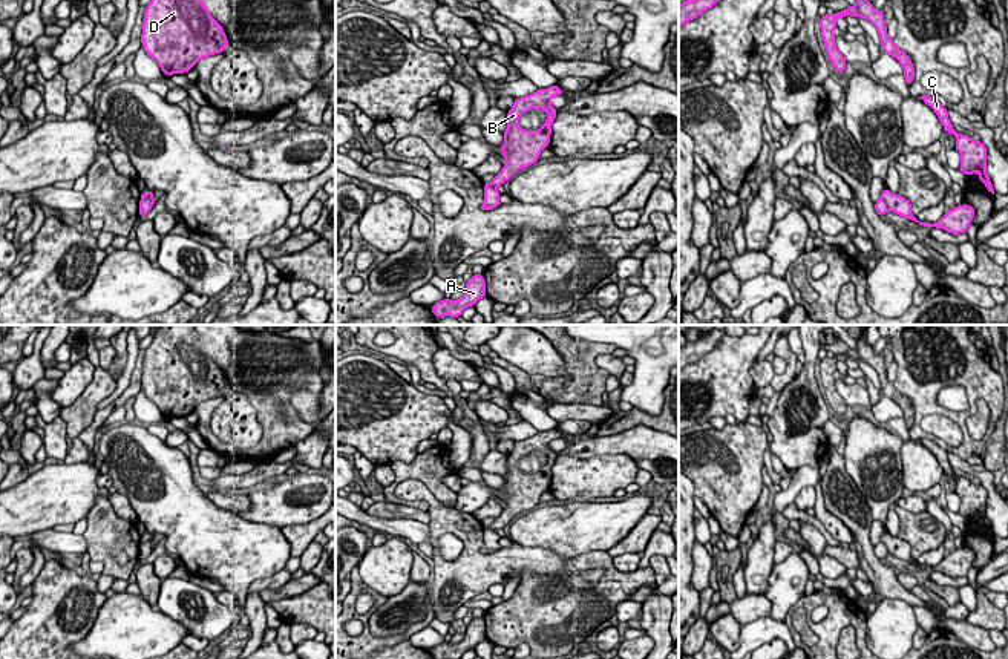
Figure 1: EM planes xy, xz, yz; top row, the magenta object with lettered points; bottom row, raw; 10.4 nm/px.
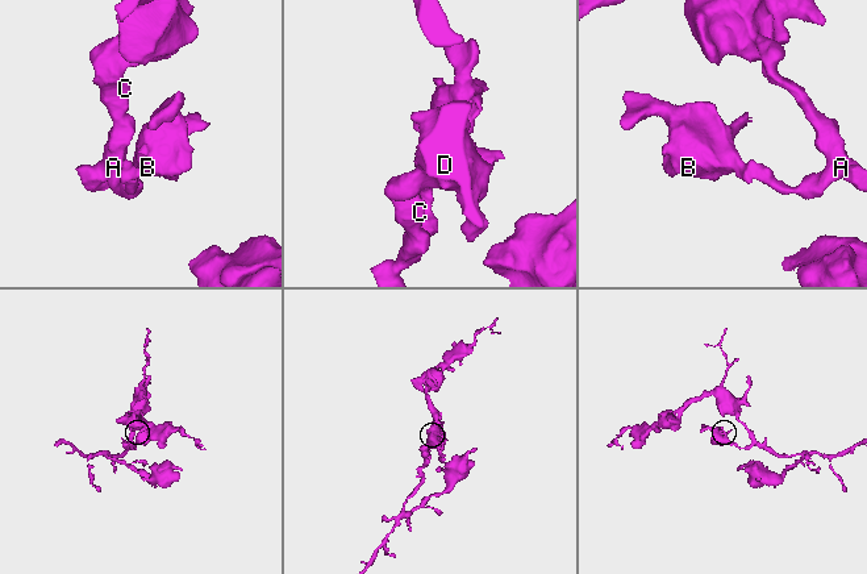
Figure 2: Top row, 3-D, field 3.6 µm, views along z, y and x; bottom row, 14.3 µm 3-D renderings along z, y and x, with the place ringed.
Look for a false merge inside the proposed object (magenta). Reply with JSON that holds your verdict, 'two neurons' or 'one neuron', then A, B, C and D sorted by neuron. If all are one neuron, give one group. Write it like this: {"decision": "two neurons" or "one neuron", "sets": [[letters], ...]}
{"decision": "two neurons", "sets": [["A", "C", "D"], ["B"]]}

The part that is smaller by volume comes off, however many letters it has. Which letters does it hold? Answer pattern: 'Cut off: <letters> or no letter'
Cut off: B

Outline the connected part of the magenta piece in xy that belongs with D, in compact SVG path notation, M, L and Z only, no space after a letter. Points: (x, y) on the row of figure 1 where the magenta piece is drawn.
M150 0L144 11L141 44L164 75L185 74L195 64L225 51L227 34L202 0Z

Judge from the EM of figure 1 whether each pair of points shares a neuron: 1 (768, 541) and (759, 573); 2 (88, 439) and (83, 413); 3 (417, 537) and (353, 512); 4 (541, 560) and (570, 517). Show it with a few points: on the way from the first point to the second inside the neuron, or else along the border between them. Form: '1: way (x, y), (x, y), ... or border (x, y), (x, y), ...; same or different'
1: way (762, 549), (759, 566); same
2: border (98, 409), (92, 422), (77, 437); different
3: way (402, 527), (383, 526), (368, 520); same
4: border (513, 541), (523, 546), (552, 549), (567, 560); different

